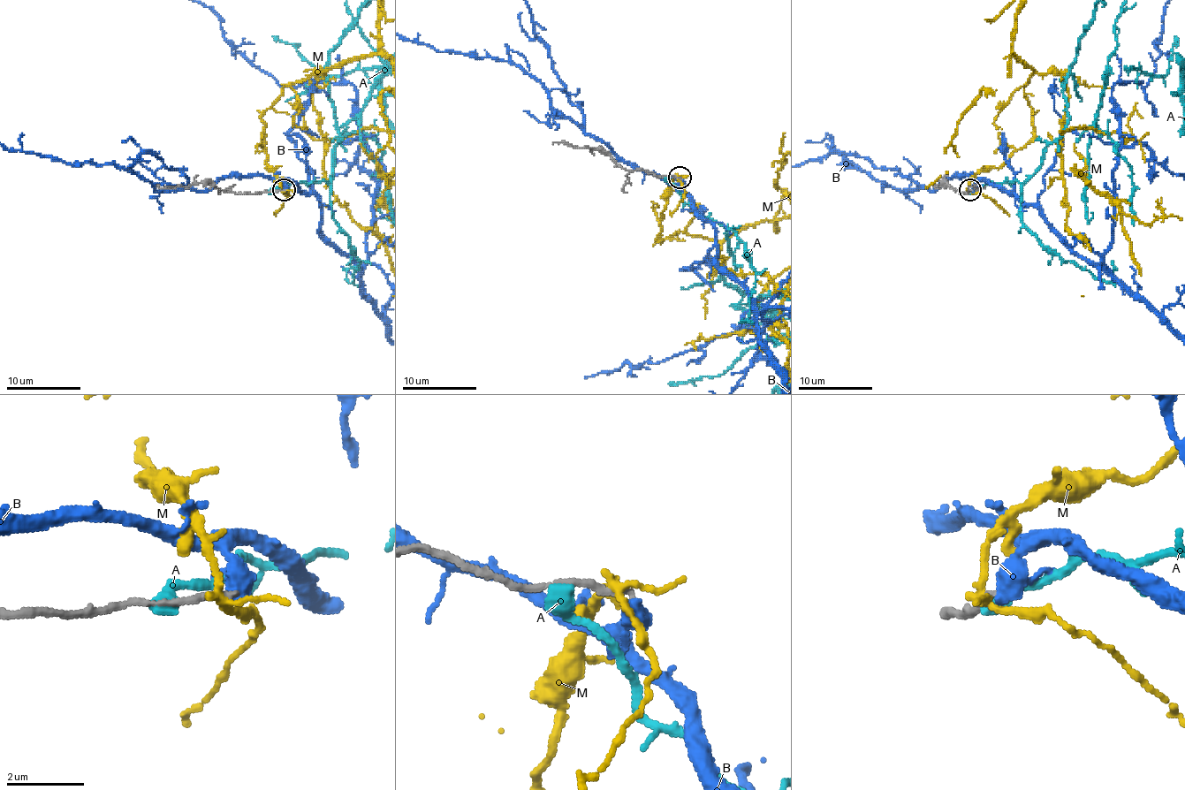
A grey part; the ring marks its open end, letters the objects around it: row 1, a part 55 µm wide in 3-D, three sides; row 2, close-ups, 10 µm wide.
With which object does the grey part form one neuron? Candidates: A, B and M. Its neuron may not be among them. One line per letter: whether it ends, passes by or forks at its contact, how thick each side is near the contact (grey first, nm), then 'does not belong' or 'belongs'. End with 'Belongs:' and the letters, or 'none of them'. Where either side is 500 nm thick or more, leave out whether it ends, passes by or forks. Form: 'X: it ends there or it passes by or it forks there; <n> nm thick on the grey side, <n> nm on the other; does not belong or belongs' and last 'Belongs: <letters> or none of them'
A: it ends there; 160 nm thick on the grey side, 480 nm on the other; does not belong
B: it passes by; 160 nm thick on the grey side, 400 nm on the other; does not belong
M: it forks there; 200 nm thick on the grey side, 170 nm on the other; does not belong
Belongs: none of them

